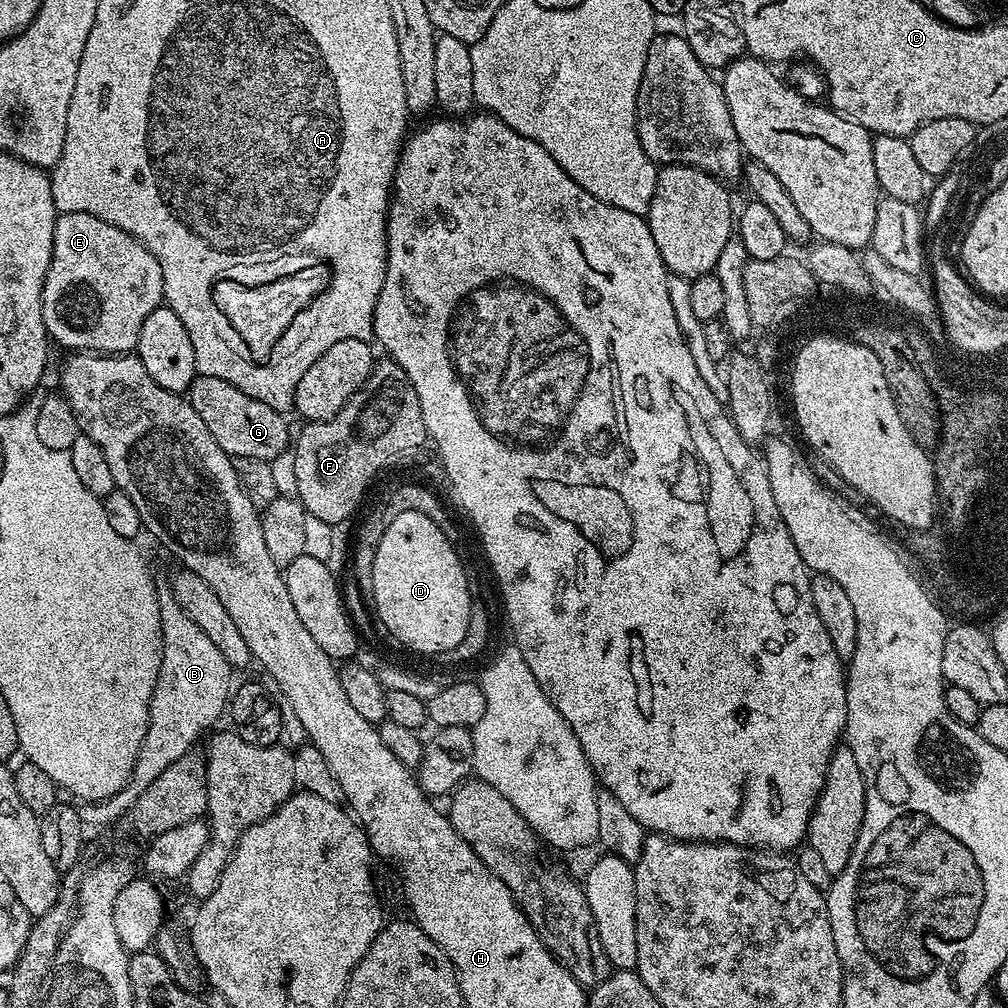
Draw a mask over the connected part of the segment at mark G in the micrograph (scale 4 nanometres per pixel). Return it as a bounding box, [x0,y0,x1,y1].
[186,374,290,462]

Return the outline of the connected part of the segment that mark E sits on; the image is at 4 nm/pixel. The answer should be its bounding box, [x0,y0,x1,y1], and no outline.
[44,212,164,354]

